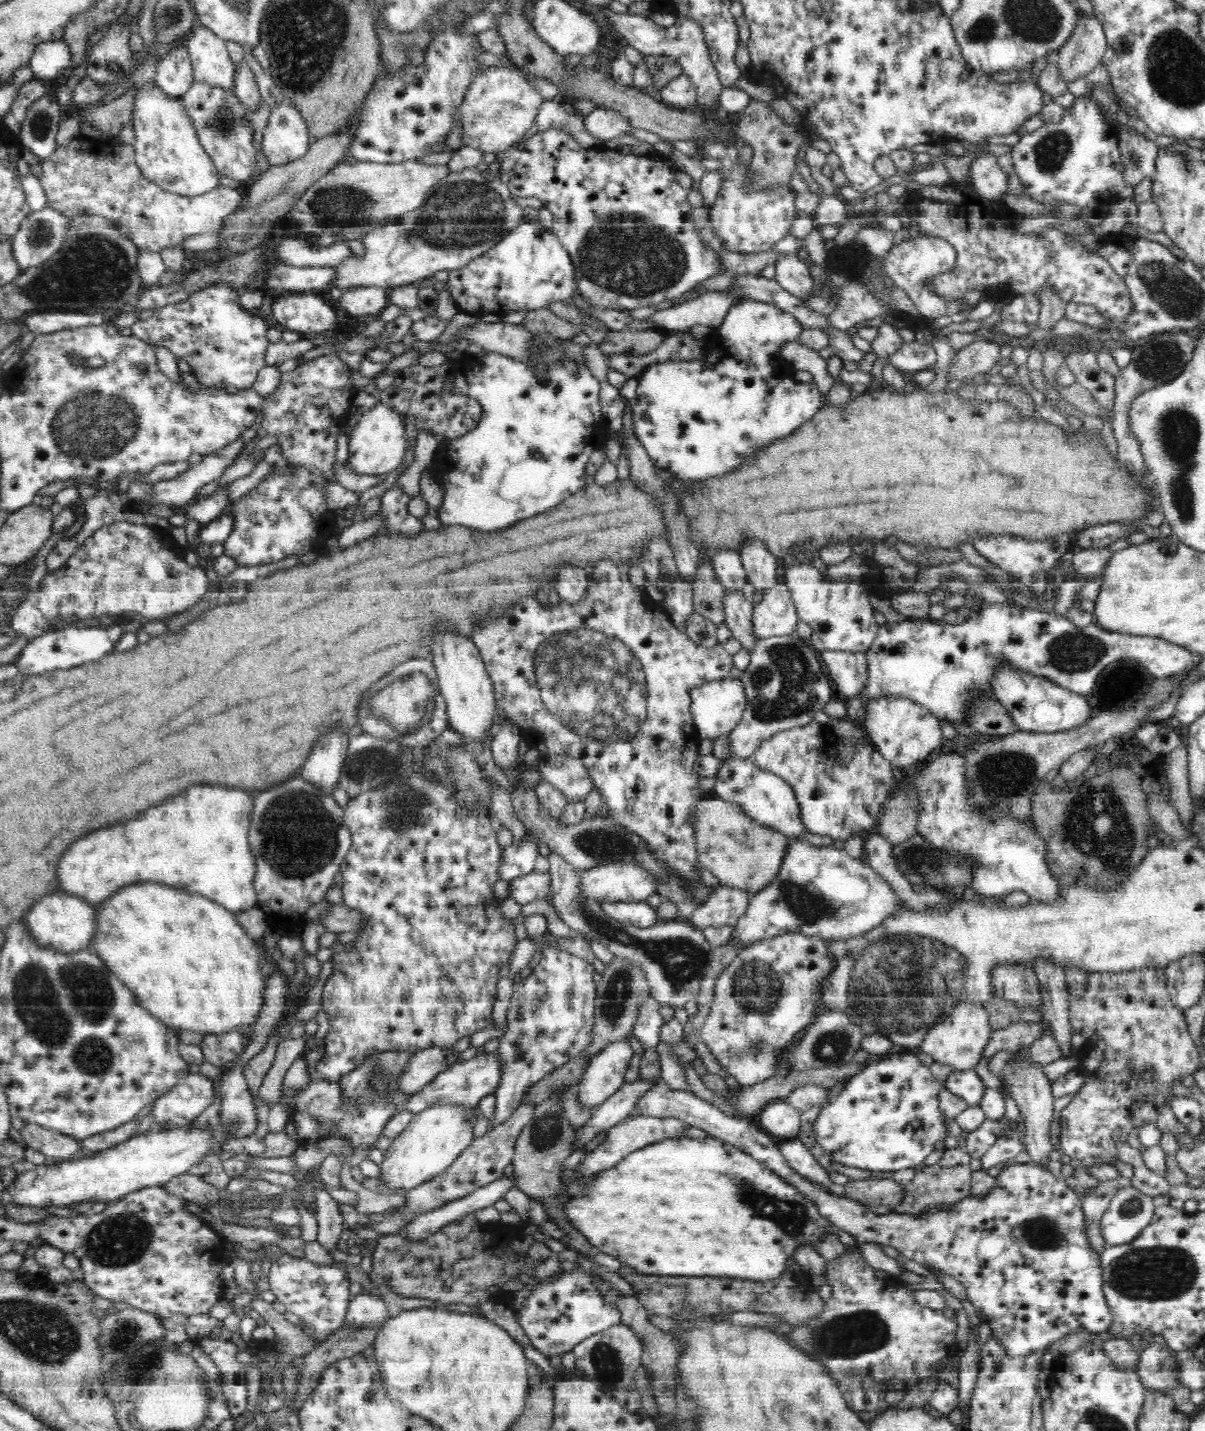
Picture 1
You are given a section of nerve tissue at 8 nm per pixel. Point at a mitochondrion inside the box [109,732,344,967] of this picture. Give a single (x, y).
(297, 835)

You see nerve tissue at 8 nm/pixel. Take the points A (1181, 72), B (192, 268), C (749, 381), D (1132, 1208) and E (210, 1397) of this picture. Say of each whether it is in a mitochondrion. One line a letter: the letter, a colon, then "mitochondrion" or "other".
A: mitochondrion
B: other
C: other
D: mitochondrion
E: other

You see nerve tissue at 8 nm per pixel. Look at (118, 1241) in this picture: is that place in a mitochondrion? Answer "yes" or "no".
yes

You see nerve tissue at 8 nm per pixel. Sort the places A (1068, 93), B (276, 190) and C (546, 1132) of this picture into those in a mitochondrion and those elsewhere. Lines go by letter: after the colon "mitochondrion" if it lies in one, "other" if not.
A: other
B: other
C: mitochondrion

